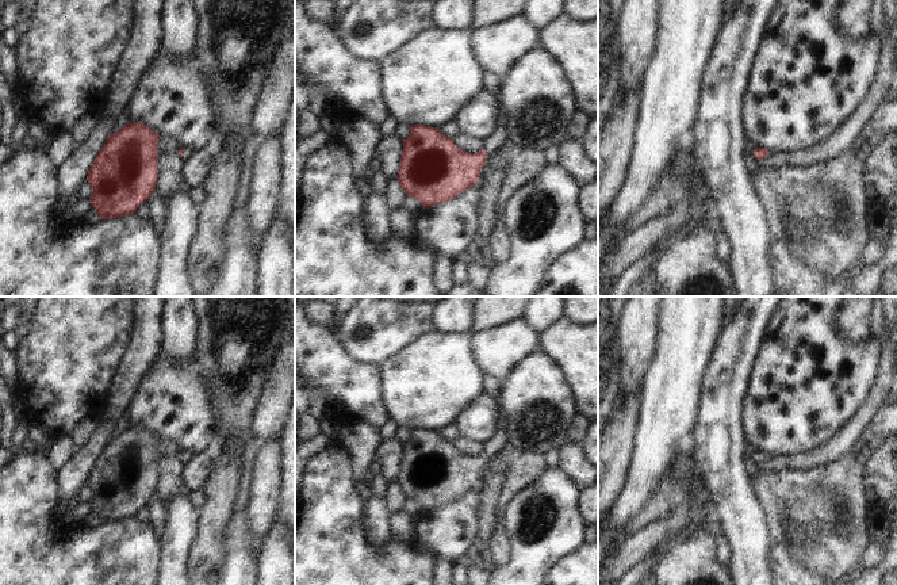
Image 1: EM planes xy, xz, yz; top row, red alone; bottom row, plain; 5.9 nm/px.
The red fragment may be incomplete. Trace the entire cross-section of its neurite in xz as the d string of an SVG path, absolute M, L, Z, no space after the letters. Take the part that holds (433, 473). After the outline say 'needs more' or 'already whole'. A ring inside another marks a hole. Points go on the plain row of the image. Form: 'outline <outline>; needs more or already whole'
outline M498 408L494 435L483 443L482 452L471 458L441 437L437 431L415 428L402 444L403 454L398 485L407 500L429 512L455 502L474 490L480 473L507 443L505 418Z; needs more

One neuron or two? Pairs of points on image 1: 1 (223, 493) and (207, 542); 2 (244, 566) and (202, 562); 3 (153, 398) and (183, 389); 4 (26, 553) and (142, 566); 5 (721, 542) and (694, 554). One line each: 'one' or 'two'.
1: one
2: two
3: one
4: one
5: two

